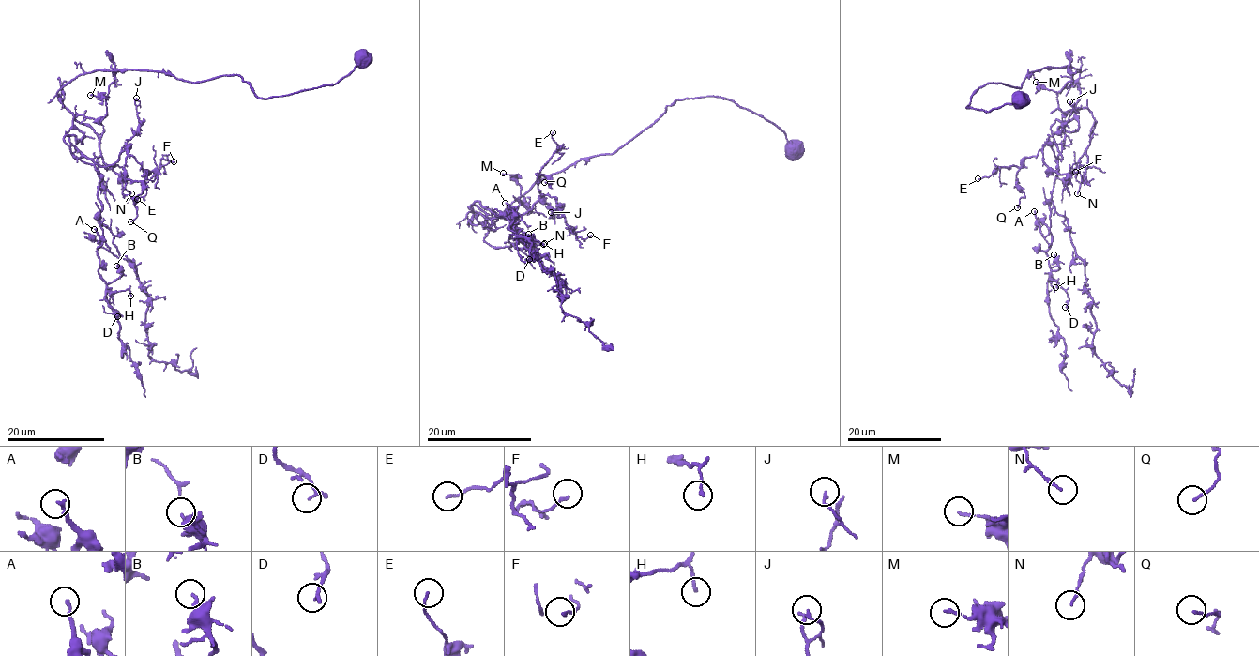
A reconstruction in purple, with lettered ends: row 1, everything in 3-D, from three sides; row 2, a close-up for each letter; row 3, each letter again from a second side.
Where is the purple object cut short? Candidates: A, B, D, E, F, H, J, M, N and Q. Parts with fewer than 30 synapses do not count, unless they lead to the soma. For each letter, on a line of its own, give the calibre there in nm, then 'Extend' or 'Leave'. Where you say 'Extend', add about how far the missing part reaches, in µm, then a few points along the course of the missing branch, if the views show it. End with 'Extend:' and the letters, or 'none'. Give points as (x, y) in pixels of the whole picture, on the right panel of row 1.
A: Thickness 170 nm. Leave
B: Thickness 240 nm. Leave
D: Thickness 170 nm. Extend. Missing length about 20 µm. Course of what is missing: (1065, 307), (1076, 358), (1078, 363), (1082, 364)
E: Thickness 120 nm. Leave
F: Thickness 140 nm. Leave
H: Thickness 140 nm. Leave
J: Thickness 140 nm. Leave
M: Thickness 130 nm. Leave
N: Thickness 120 nm. Leave
Q: Thickness 120 nm. Leave
Extend: D

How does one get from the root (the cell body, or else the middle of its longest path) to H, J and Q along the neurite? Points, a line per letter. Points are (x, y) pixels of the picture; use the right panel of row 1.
H: (1017, 99), (966, 108), (989, 83), (1018, 88), (1046, 66), (1080, 68), (1050, 203), (1055, 287)
J: (1017, 99), (966, 108), (989, 83), (1018, 88), (1046, 66), (1080, 68), (1061, 160), (1049, 136), (1069, 101)
Q: (1017, 99), (966, 108), (989, 83), (1080, 68), (1062, 160), (1046, 144), (1026, 158), (1017, 207)

